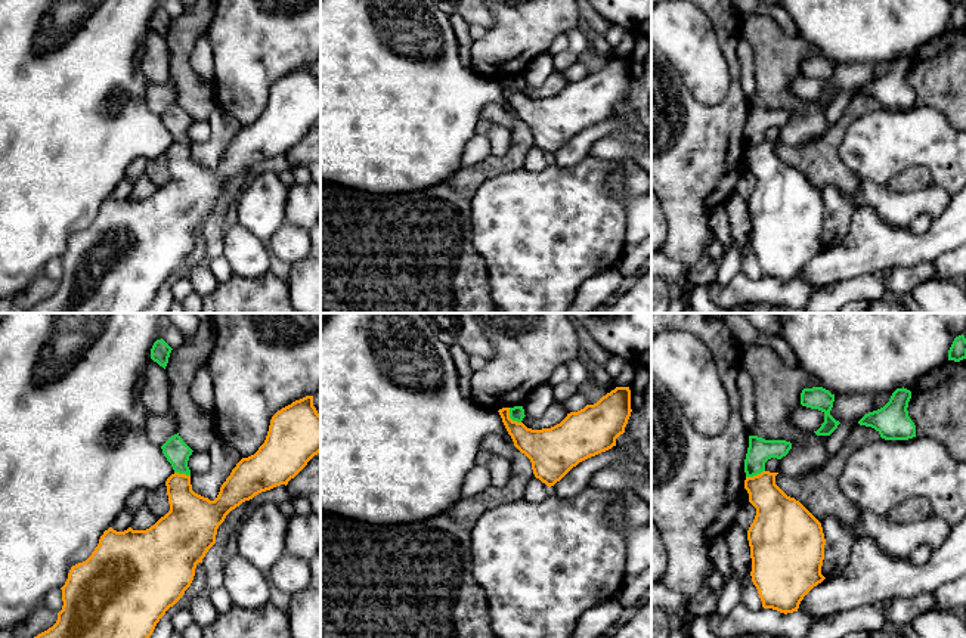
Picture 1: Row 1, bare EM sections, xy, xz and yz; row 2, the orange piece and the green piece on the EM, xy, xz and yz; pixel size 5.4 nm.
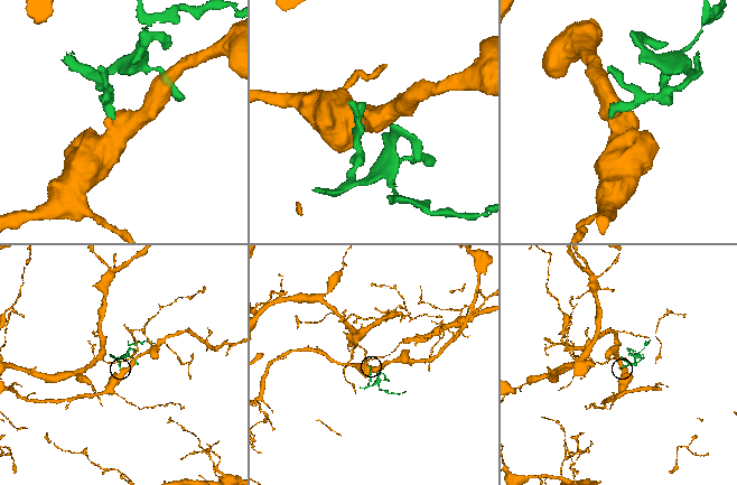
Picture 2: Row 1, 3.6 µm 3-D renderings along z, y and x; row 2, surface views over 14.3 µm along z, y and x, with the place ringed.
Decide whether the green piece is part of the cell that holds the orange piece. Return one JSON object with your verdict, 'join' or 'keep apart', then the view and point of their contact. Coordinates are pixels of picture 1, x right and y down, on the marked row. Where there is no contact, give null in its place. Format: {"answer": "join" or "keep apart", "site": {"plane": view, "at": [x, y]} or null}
{"answer": "keep apart", "site": {"plane": "xz", "at": [510, 418]}}

